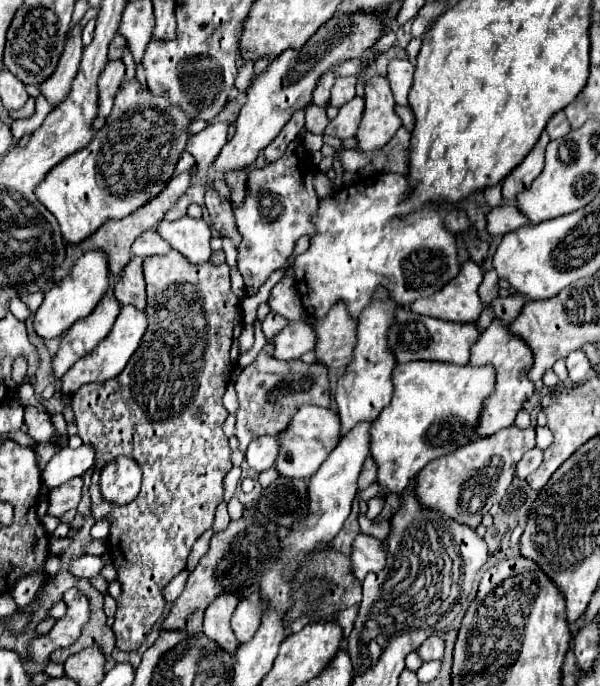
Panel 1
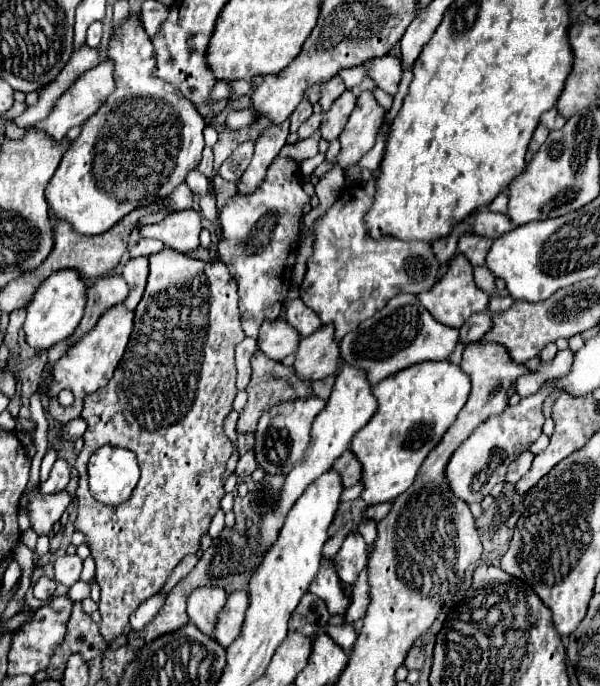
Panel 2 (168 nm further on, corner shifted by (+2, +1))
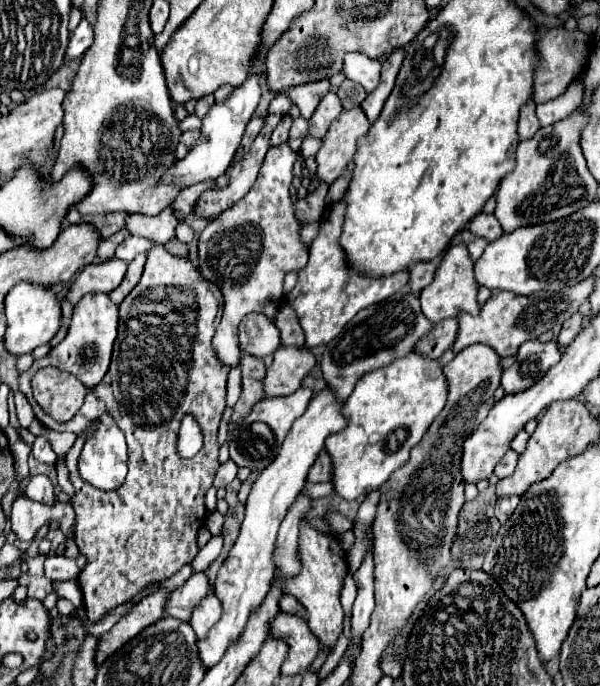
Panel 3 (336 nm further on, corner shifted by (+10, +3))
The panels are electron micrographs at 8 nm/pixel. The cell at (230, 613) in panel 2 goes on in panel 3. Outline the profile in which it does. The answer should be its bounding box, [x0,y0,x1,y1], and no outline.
[189,593,221,637]

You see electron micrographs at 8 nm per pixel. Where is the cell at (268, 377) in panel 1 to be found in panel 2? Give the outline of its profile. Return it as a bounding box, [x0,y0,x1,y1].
[237,351,315,433]

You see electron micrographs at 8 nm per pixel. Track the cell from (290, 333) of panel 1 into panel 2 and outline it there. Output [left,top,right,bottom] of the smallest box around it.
[257,319,301,361]

